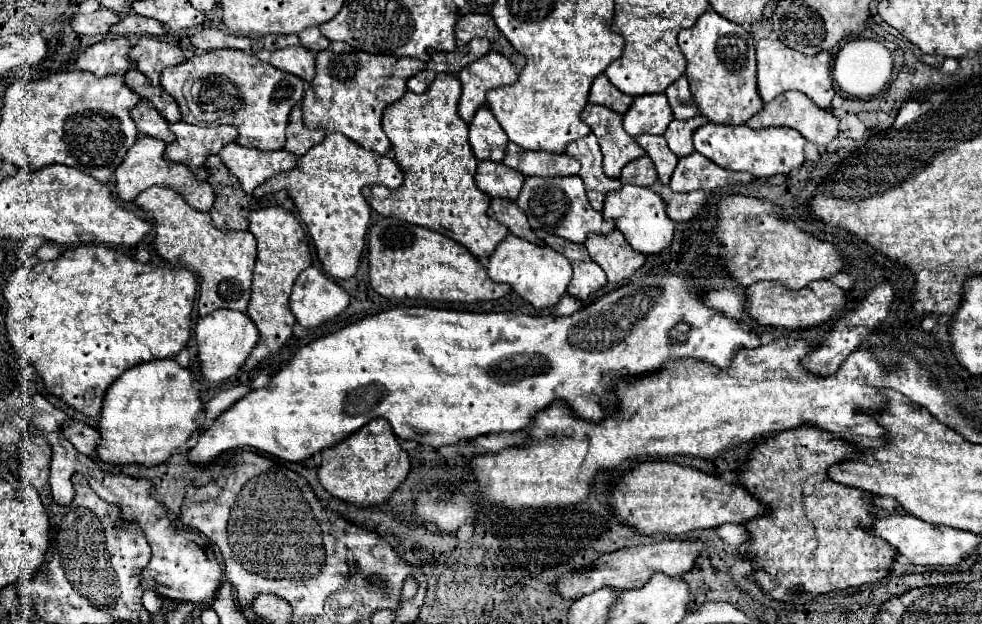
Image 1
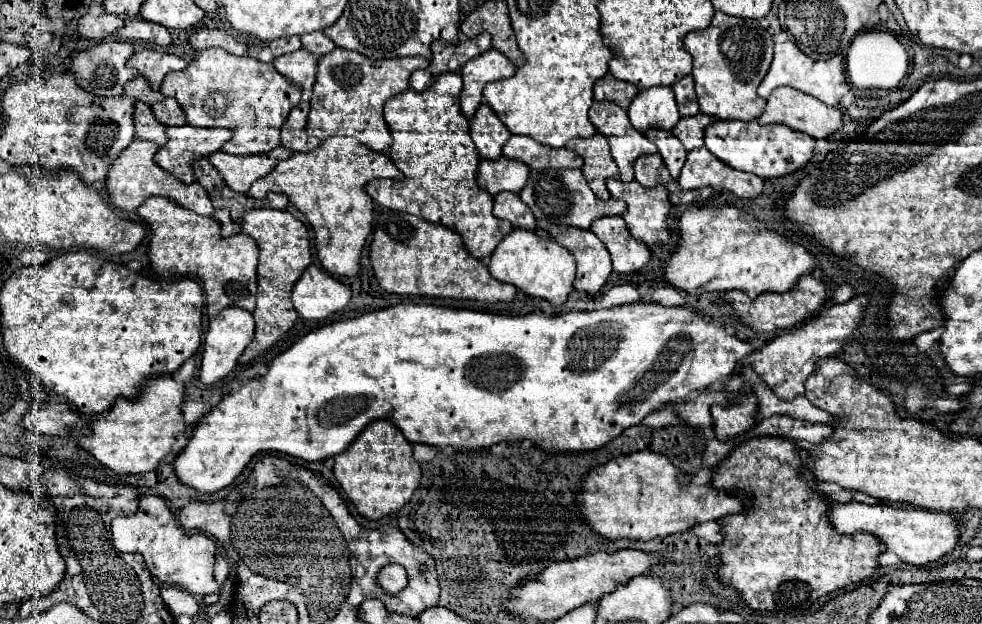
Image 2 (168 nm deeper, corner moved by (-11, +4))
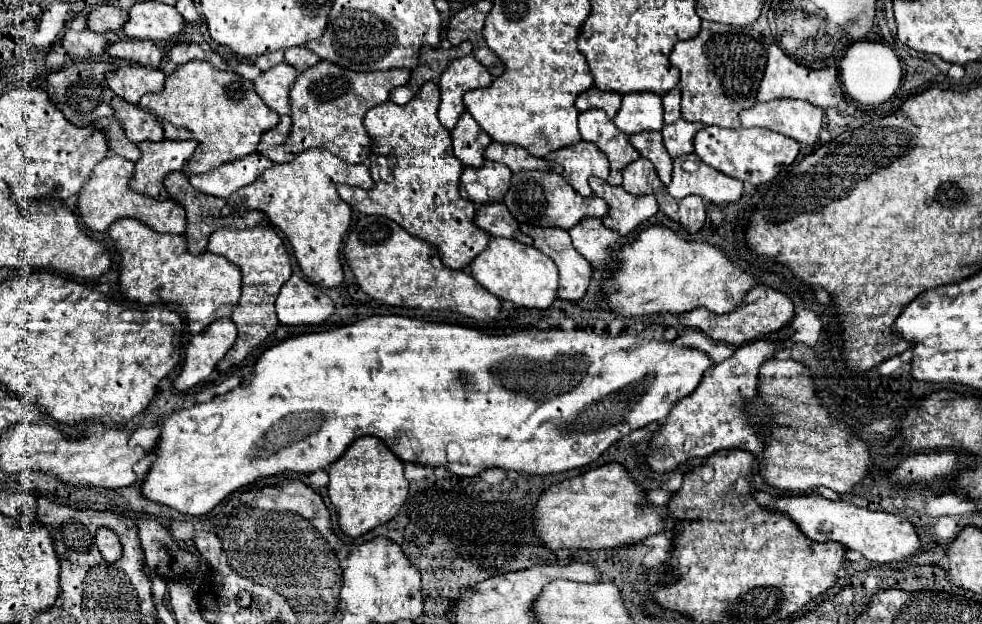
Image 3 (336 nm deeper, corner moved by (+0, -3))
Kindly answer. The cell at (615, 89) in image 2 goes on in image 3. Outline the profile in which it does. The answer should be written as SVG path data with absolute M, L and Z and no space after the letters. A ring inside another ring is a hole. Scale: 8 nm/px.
M597 87L587 89L585 93L581 93L575 101L575 107L579 113L587 111L587 109L603 109L609 119L615 117L615 111L621 105L621 95L619 93L611 93L611 91L599 91Z

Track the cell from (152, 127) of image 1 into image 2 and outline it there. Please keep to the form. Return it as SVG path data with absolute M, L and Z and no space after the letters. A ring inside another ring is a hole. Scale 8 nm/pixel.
M136 102L134 110L134 126L136 126L136 138L140 140L152 140L158 146L164 146L168 136L166 136L166 126L152 116L152 108L144 102Z

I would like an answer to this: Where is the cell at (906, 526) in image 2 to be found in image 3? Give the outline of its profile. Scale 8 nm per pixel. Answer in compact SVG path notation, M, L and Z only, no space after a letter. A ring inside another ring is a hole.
M809 493L809 495L789 495L781 497L773 503L767 503L765 509L785 513L787 517L801 527L801 531L813 539L813 541L837 541L847 549L859 551L865 559L873 563L891 563L891 561L901 561L907 557L913 557L919 553L921 543L917 537L915 527L891 513L883 511L871 511L865 507L857 507L851 501L829 501L819 493Z

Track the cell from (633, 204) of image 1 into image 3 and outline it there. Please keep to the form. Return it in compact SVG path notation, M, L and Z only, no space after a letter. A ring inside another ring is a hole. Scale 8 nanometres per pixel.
M597 177L589 179L593 193L607 201L609 211L601 219L605 227L617 231L619 235L633 233L643 221L657 213L657 201L653 195L631 195L623 187L613 187Z

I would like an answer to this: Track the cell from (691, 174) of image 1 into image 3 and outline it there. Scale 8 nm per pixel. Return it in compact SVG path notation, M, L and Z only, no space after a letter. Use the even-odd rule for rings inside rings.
M691 153L673 161L673 181L667 189L675 199L699 195L711 203L731 203L739 201L743 183L705 165L695 153Z

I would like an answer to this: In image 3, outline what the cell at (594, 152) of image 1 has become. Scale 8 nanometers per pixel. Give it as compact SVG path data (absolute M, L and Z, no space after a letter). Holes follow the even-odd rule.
M579 141L577 145L553 151L547 159L557 161L563 167L561 177L569 185L573 185L573 189L583 197L593 195L593 191L587 183L587 179L591 175L595 175L599 179L607 179L607 175L609 175L607 157L599 151L599 147L595 143L589 143L589 141Z

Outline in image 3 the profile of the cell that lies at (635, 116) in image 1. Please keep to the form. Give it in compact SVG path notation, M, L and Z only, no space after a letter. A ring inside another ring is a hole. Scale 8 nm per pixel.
M629 93L623 95L621 109L613 123L627 135L641 131L663 129L663 105L657 93Z

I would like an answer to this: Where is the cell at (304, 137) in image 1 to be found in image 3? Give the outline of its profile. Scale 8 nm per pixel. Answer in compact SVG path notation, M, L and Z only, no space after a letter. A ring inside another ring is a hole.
M283 115L281 121L277 123L277 127L273 127L271 131L265 131L265 135L261 135L261 141L257 145L257 153L265 155L273 163L285 163L285 161L293 159L295 155L287 153L283 149L285 137L289 135L289 129L291 129L291 117Z

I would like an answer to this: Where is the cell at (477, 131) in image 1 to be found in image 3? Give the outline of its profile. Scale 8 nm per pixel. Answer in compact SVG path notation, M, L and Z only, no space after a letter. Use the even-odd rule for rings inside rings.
M463 113L457 125L451 131L453 139L453 155L465 165L465 167L481 167L483 165L483 151L491 143L489 135L477 125L477 121Z

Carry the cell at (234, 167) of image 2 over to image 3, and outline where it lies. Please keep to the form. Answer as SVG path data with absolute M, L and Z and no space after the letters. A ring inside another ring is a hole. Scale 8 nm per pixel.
M251 153L247 157L223 163L221 167L215 167L209 173L189 175L189 181L201 193L209 193L213 197L225 197L227 199L239 187L253 183L271 165L273 163L269 163L269 159L265 159L265 155Z

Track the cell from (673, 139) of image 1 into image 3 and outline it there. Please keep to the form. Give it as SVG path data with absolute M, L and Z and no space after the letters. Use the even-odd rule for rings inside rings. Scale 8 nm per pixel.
M677 119L675 123L665 125L661 133L669 155L675 159L679 155L693 153L693 137L699 129L703 129L703 123L689 123L685 119Z

